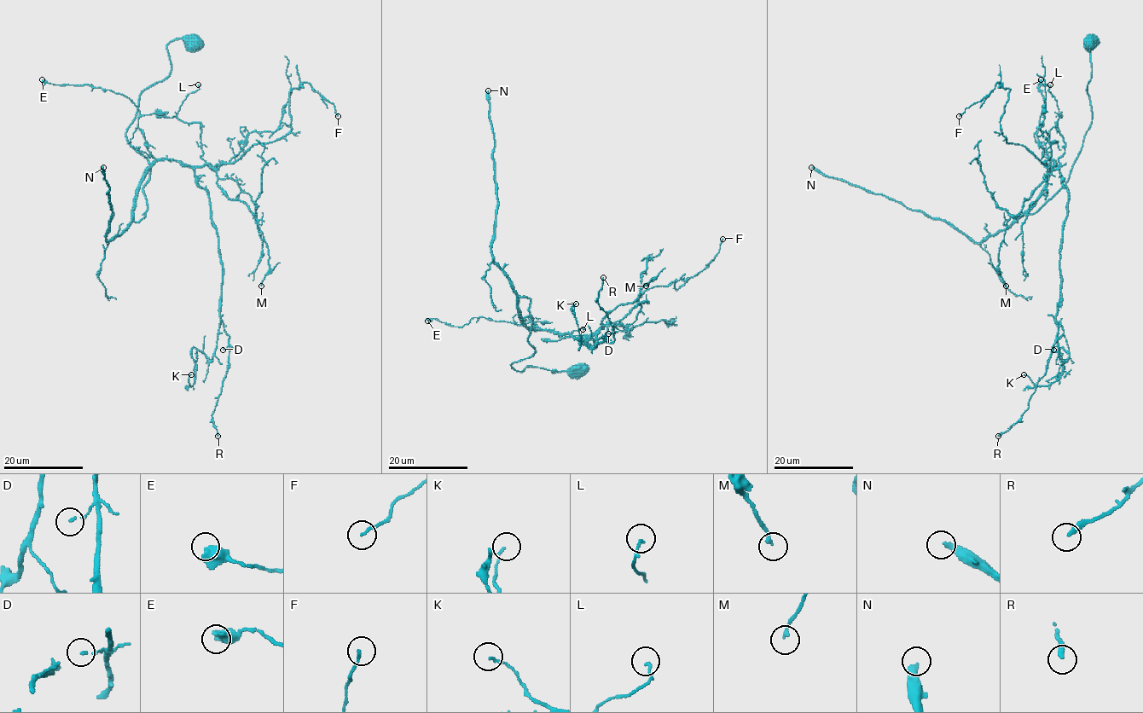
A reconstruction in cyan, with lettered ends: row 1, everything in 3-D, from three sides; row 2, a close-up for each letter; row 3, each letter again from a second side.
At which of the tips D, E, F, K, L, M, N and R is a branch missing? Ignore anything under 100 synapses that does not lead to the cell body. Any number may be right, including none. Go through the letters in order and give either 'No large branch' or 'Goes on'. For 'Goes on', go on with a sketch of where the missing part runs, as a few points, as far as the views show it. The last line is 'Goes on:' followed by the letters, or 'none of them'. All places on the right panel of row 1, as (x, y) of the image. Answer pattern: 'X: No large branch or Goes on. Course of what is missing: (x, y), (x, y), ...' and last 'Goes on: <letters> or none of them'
D: No large branch
E: No large branch
F: No large branch
K: No large branch
L: No large branch
M: No large branch
N: Goes on
R: No large branch
Goes on: N

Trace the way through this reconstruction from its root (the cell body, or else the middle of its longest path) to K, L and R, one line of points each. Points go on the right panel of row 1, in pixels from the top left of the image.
K: (1091, 42), (1082, 148), (1018, 218), (1053, 159), (1069, 357), (1047, 385), (1024, 374)
L: (1091, 42), (1082, 148), (1069, 180), (1018, 222), (1064, 152), (1050, 84)
R: (1091, 42), (1082, 148), (1069, 180), (1018, 218), (1053, 159), (1068, 193), (1064, 333), (1028, 409), (998, 436)

